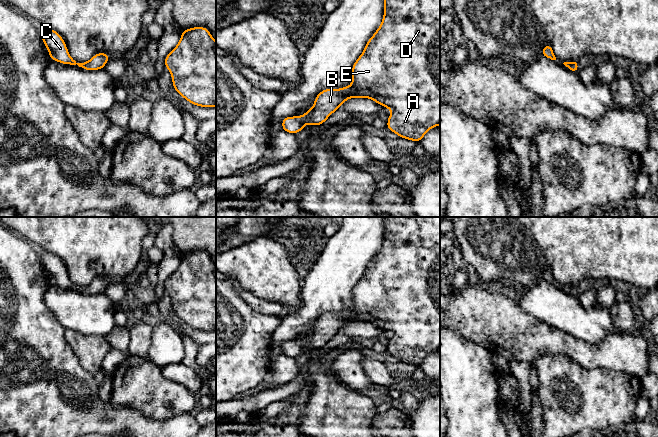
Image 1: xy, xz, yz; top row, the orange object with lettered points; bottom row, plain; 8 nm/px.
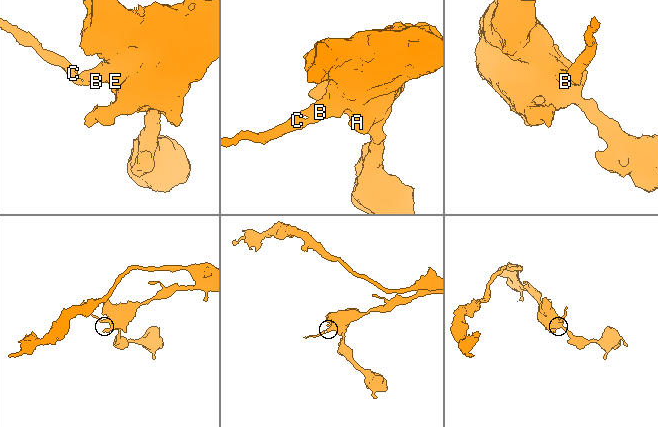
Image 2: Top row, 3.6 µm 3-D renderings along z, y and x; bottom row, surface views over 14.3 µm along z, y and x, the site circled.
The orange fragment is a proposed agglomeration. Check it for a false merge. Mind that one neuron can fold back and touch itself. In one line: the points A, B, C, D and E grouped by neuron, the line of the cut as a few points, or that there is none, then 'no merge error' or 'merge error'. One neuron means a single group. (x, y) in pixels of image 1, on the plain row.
A B C D E; no cut; no merge error

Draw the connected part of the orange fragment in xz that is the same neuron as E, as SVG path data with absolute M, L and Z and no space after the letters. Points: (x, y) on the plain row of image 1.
M384 217L384 240L380 251L367 266L363 277L352 290L352 306L349 311L336 313L325 313L321 315L315 322L313 331L304 337L301 341L285 341L282 344L282 352L284 355L296 358L304 353L305 348L318 350L324 347L327 342L335 336L349 322L370 322L376 327L391 333L387 351L390 355L396 357L399 361L419 366L427 355L440 349L440 217Z

